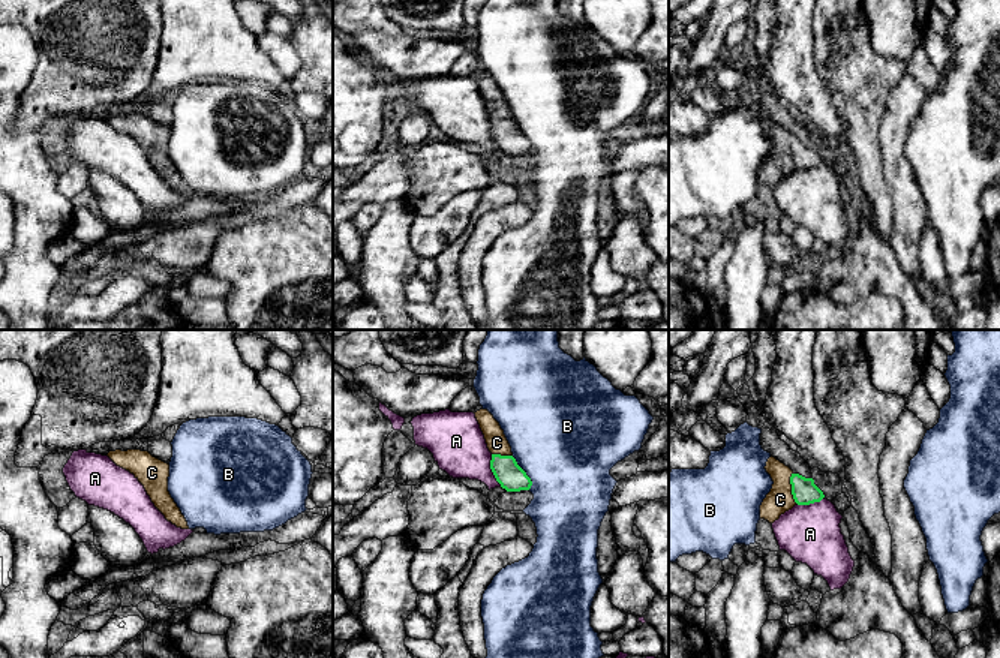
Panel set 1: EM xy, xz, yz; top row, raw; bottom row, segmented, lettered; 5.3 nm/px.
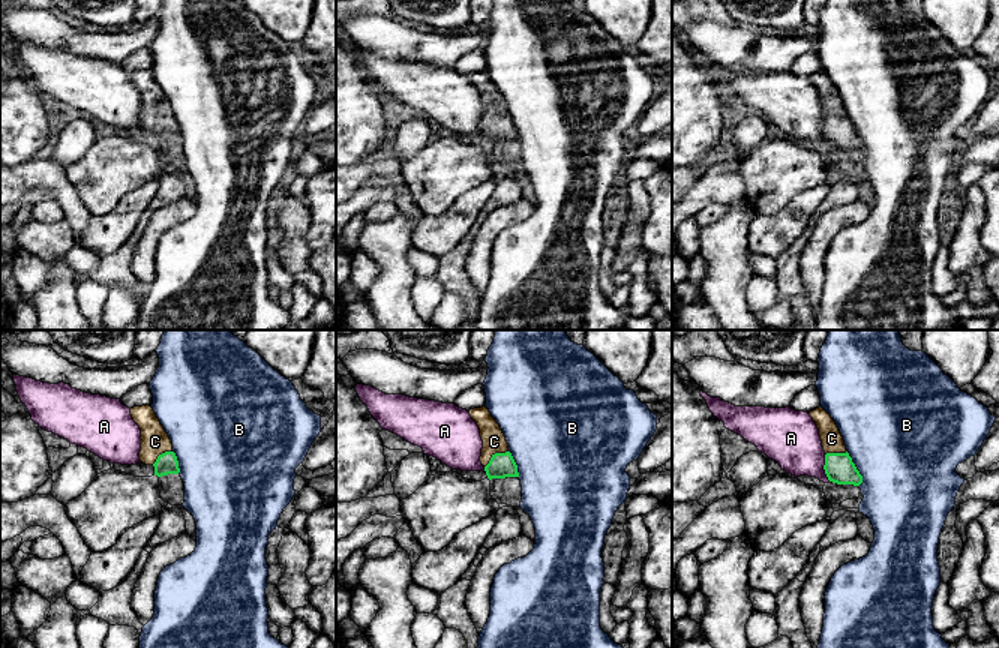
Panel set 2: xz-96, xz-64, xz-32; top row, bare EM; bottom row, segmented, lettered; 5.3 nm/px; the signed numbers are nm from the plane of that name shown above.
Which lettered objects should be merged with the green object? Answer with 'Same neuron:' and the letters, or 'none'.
Same neuron: C

